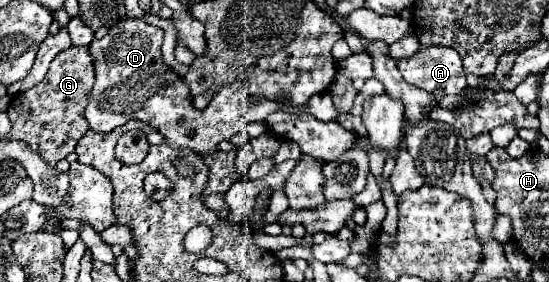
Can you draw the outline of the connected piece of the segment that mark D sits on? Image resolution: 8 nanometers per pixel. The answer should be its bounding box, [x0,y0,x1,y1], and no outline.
[83,20,279,156]

